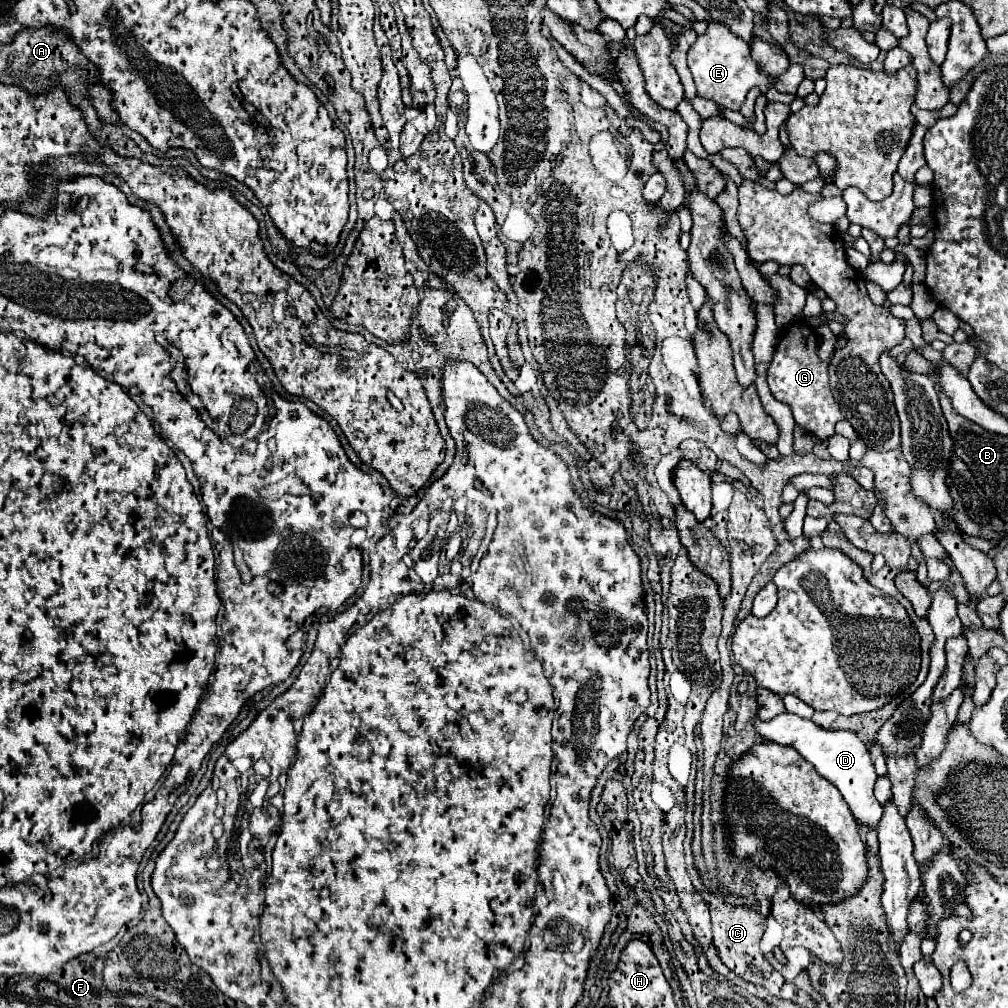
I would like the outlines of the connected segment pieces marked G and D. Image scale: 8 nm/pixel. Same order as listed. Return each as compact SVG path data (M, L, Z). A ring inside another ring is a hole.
M804 322L792 324L774 352L774 360L768 368L768 386L776 400L792 408L798 426L802 426L818 438L830 438L834 434L834 424L844 416L830 394L828 366L820 362L816 348L818 340L814 330Z
M790 712L778 714L768 722L762 722L756 716L756 718L752 718L752 726L760 738L778 742L782 746L796 748L804 756L804 760L816 768L816 772L820 776L824 776L826 780L830 780L838 788L838 792L842 794L842 798L848 804L856 822L860 822L868 828L874 828L874 830L878 828L878 820L882 816L882 806L876 802L876 798L872 794L874 782L878 776L874 772L874 764L870 760L866 744L854 732L824 730L824 728L816 726L812 720L800 718Z

